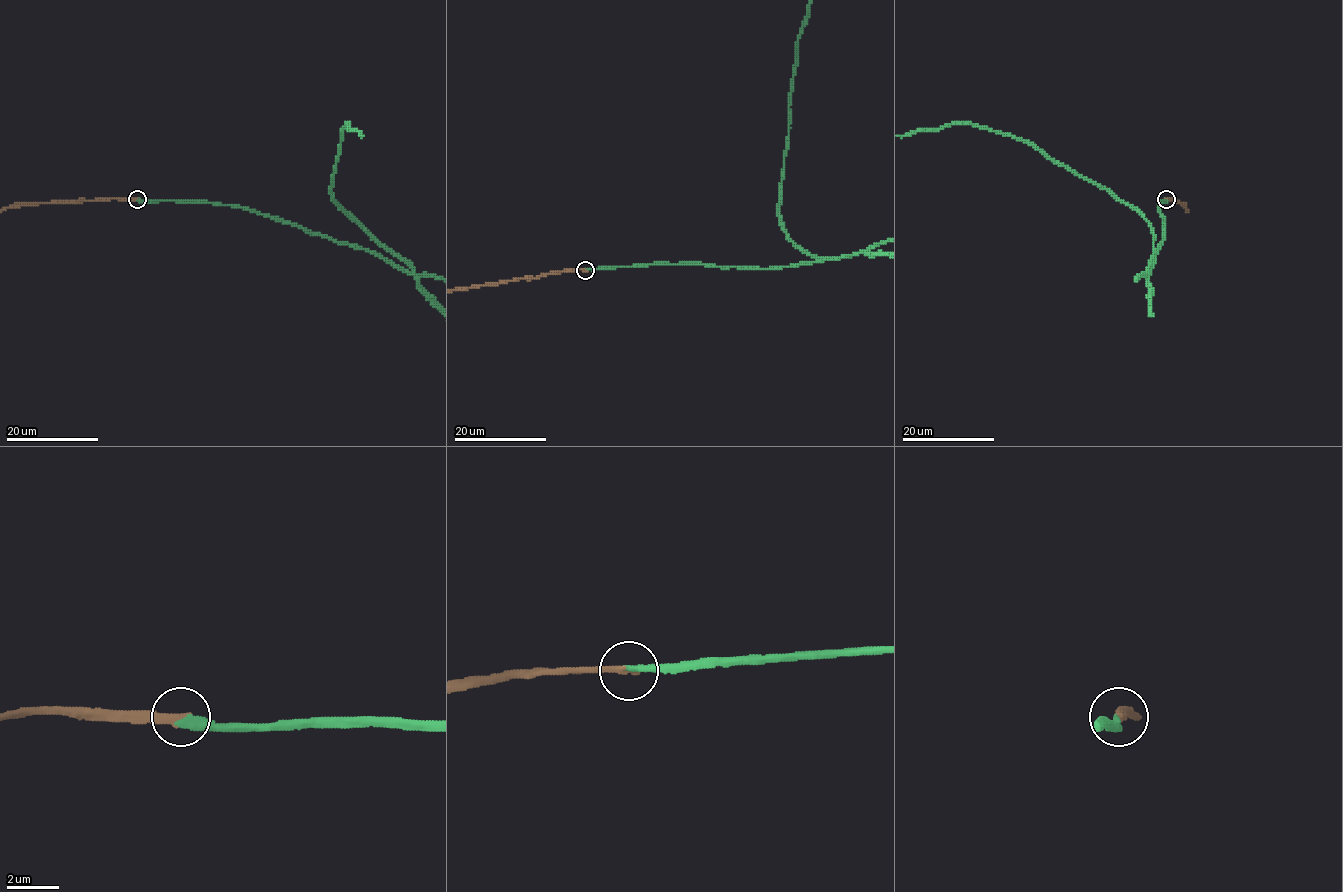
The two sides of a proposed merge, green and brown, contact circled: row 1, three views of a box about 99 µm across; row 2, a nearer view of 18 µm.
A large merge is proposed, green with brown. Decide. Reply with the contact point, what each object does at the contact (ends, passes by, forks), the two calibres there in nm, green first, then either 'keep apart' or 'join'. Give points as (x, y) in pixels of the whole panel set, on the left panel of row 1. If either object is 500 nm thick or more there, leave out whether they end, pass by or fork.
at (137, 199); green ends there; brown ends there; 360 nm thick on the green side, 340 nm on the other; join

